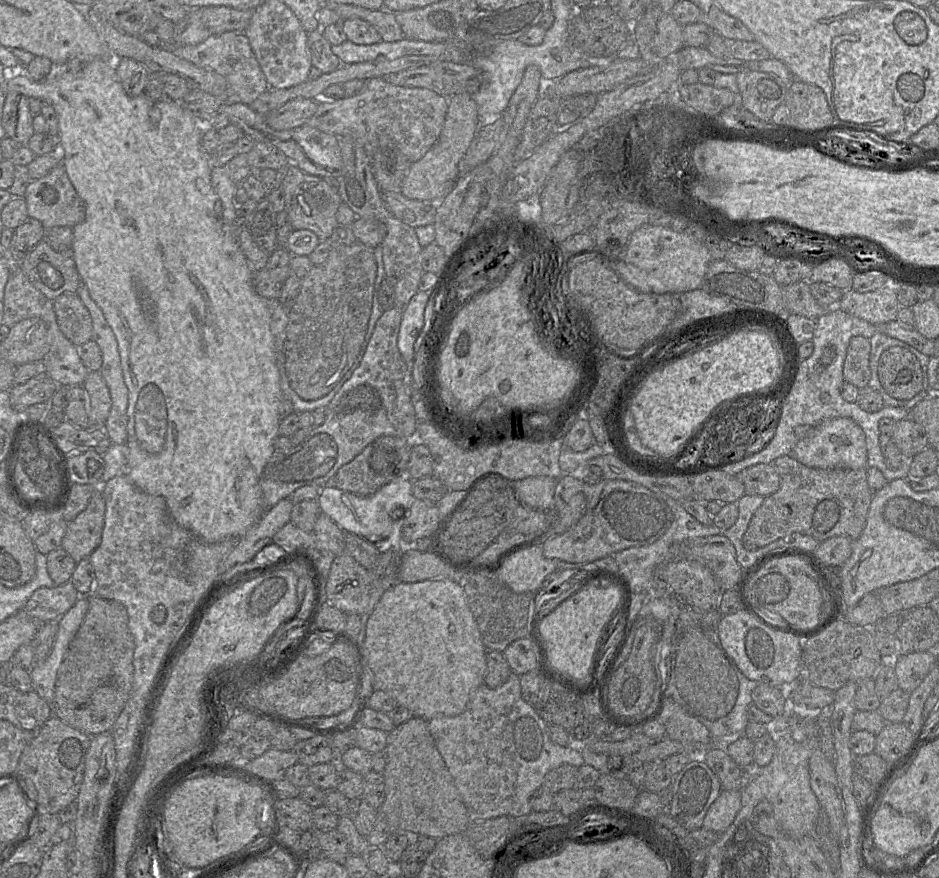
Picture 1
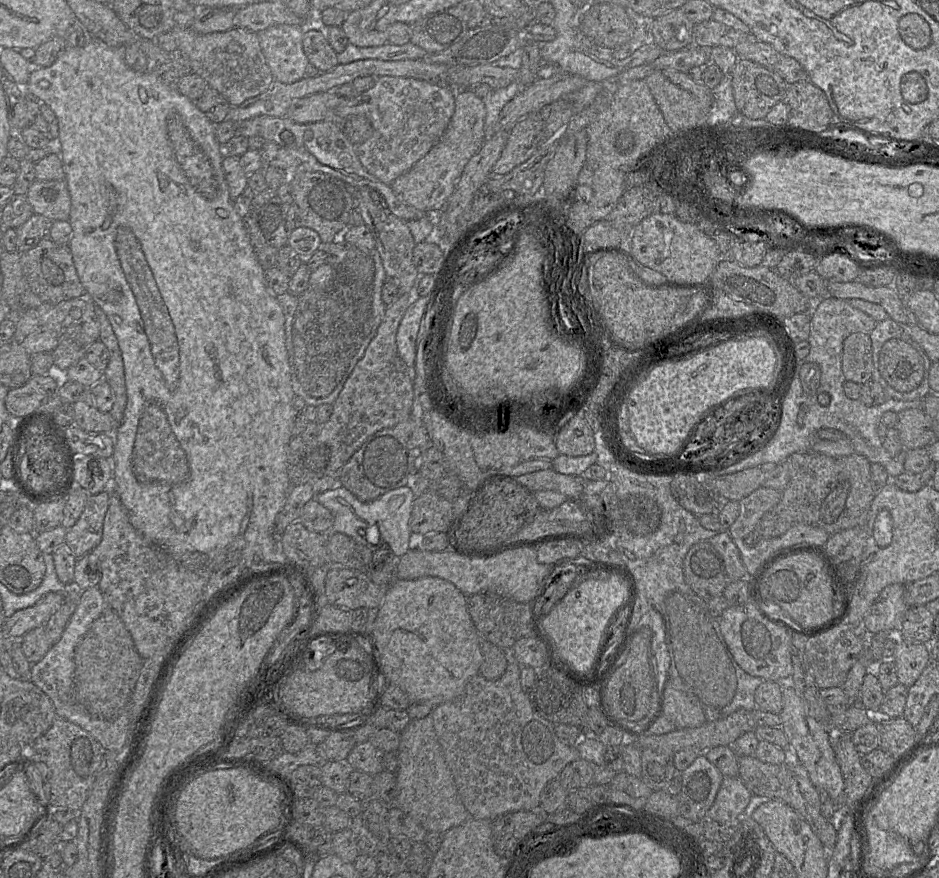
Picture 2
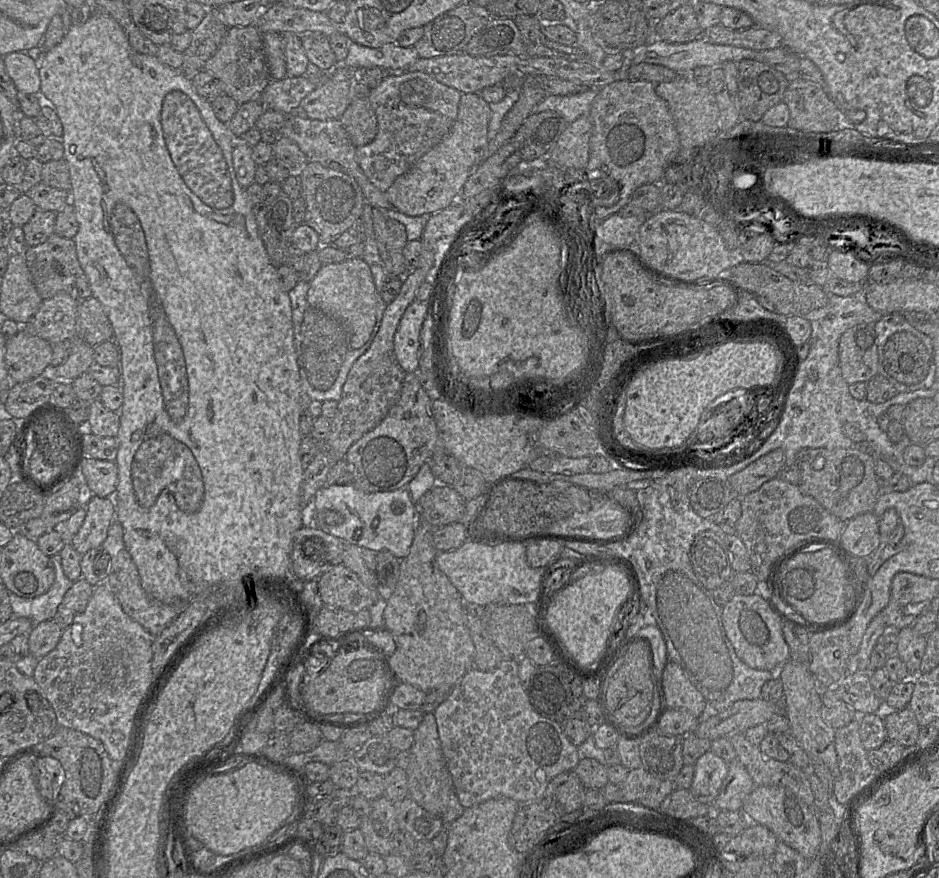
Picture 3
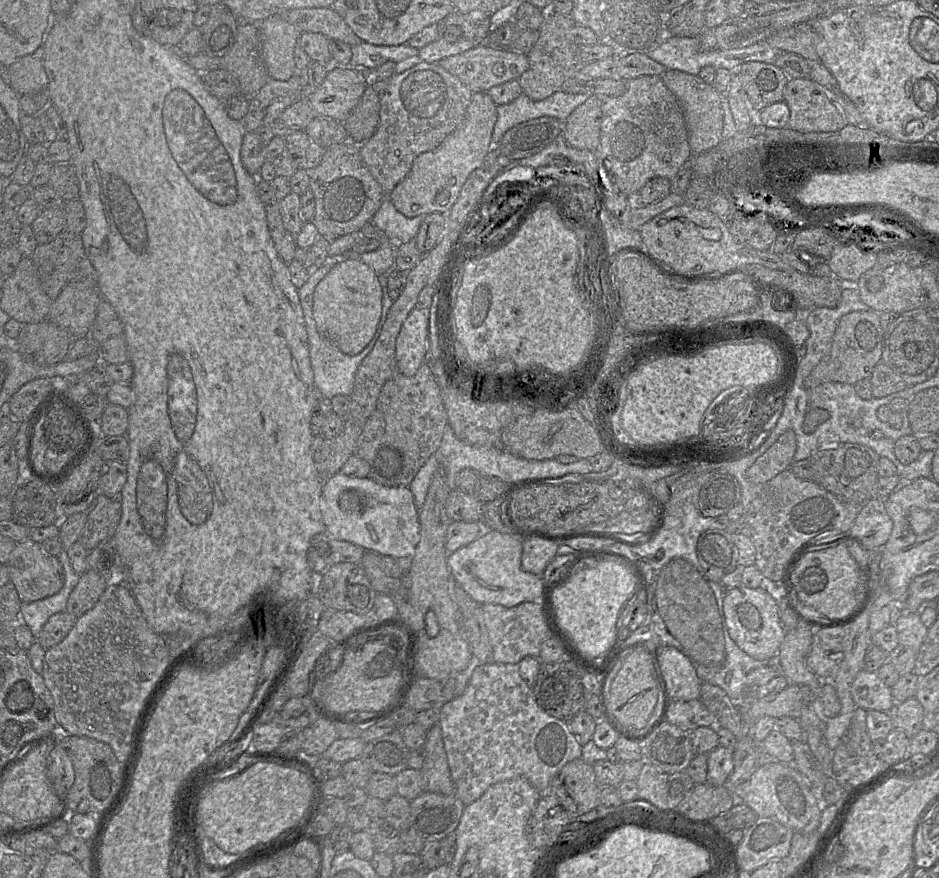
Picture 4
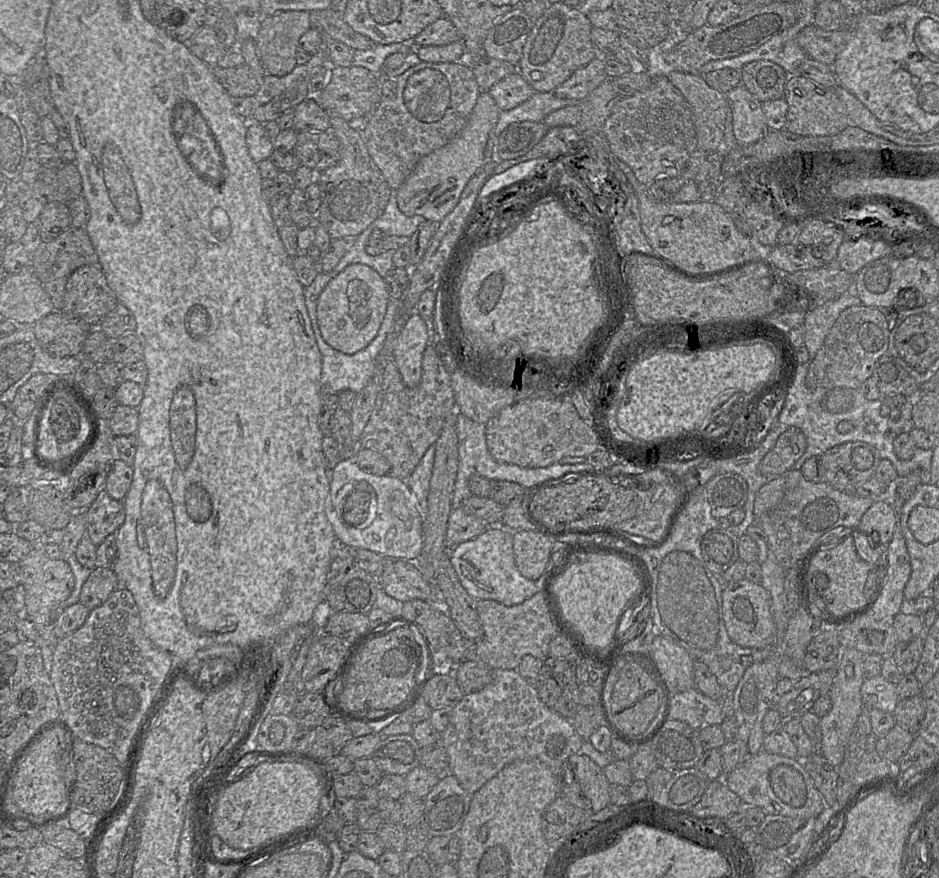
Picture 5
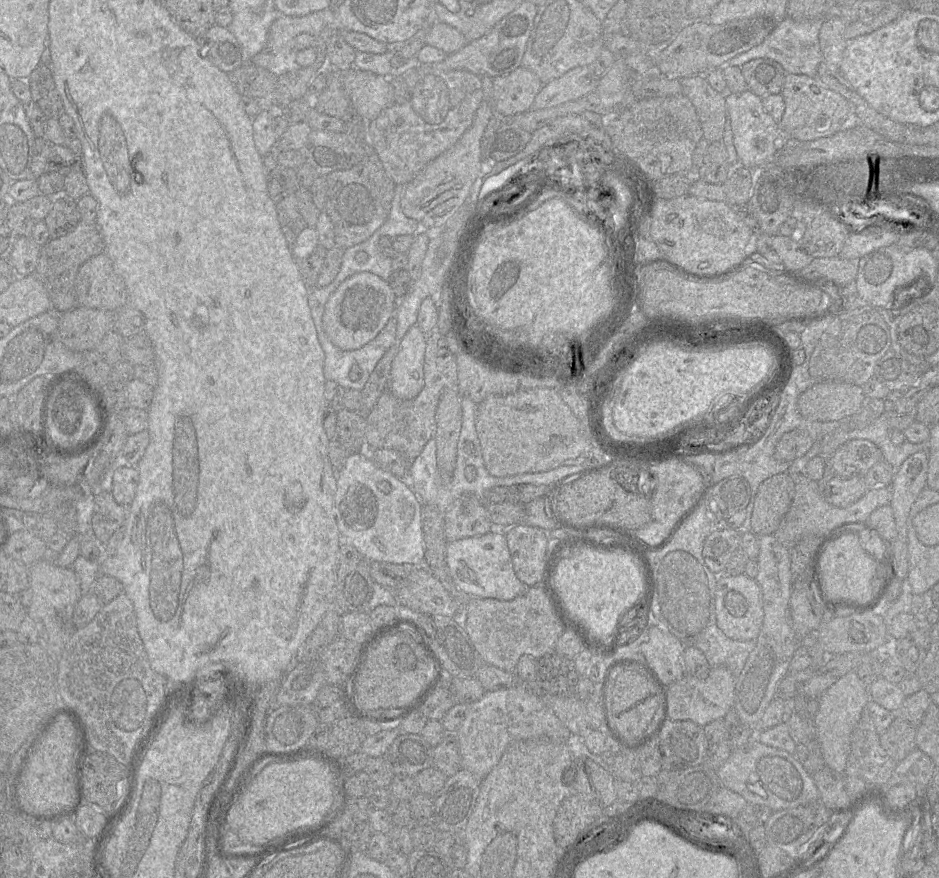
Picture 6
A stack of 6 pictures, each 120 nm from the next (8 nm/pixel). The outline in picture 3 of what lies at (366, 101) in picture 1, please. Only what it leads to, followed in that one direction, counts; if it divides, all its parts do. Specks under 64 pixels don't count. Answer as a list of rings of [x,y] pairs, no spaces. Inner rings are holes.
[[[406,71],[397,76],[388,74],[380,85],[371,89],[368,100],[377,117],[378,133],[370,144],[356,148],[357,162],[369,181],[381,192],[386,192],[396,178],[406,173],[421,156],[440,143],[456,121],[461,96],[462,92],[420,71]]]

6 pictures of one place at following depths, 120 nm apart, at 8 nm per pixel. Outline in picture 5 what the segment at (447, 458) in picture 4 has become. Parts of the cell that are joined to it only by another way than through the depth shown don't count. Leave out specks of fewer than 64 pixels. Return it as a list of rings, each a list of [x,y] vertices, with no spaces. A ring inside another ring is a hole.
[[[457,412],[456,432],[458,437],[459,465],[452,498],[452,509],[462,507],[465,500],[472,496],[468,486],[473,474],[480,474],[490,481],[511,481],[527,488],[549,477],[561,476],[567,471],[581,472],[592,469],[589,463],[563,464],[556,462],[547,467],[528,468],[515,464],[499,463],[489,453],[486,443],[485,424],[480,424]],[[431,445],[423,455],[413,473],[405,480],[410,490],[416,495],[417,509],[425,517],[428,510],[428,494],[433,473],[436,446]]]

